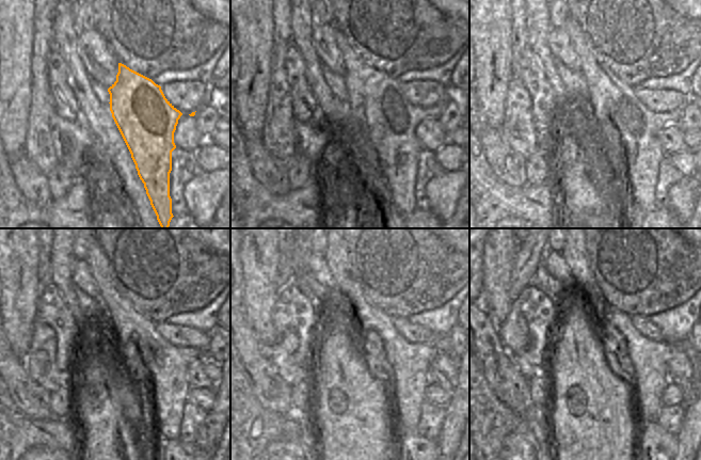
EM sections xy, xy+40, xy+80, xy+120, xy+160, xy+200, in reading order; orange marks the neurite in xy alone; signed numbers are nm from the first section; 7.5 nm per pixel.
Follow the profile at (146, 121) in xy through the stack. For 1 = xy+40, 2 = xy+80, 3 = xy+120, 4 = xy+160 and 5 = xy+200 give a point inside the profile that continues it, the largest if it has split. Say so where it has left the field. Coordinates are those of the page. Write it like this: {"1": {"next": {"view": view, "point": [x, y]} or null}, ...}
{"1": {"next": {"view": "xy+40", "point": [379, 111]}}, "2": {"next": {"view": "xy+80", "point": [608, 98]}}, "3": {"next": {"view": "xy+120", "point": [166, 363]}}, "4": {"next": {"view": "xy+160", "point": [410, 361]}}, "5": {"next": {"view": "xy+200", "point": [649, 358]}}}

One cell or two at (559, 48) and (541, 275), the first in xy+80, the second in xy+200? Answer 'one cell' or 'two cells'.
two cells

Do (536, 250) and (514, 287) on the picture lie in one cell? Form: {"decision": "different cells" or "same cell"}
{"decision": "same cell"}

